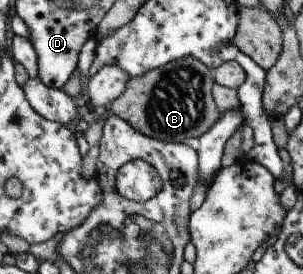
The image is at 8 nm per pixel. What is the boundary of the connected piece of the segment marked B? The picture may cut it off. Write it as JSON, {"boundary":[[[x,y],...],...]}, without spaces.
{"boundary":[[[193,57],[171,61],[164,67],[151,69],[130,79],[123,95],[111,103],[111,109],[116,117],[147,137],[165,142],[194,144],[220,119],[212,95],[214,73],[214,69]]]}

